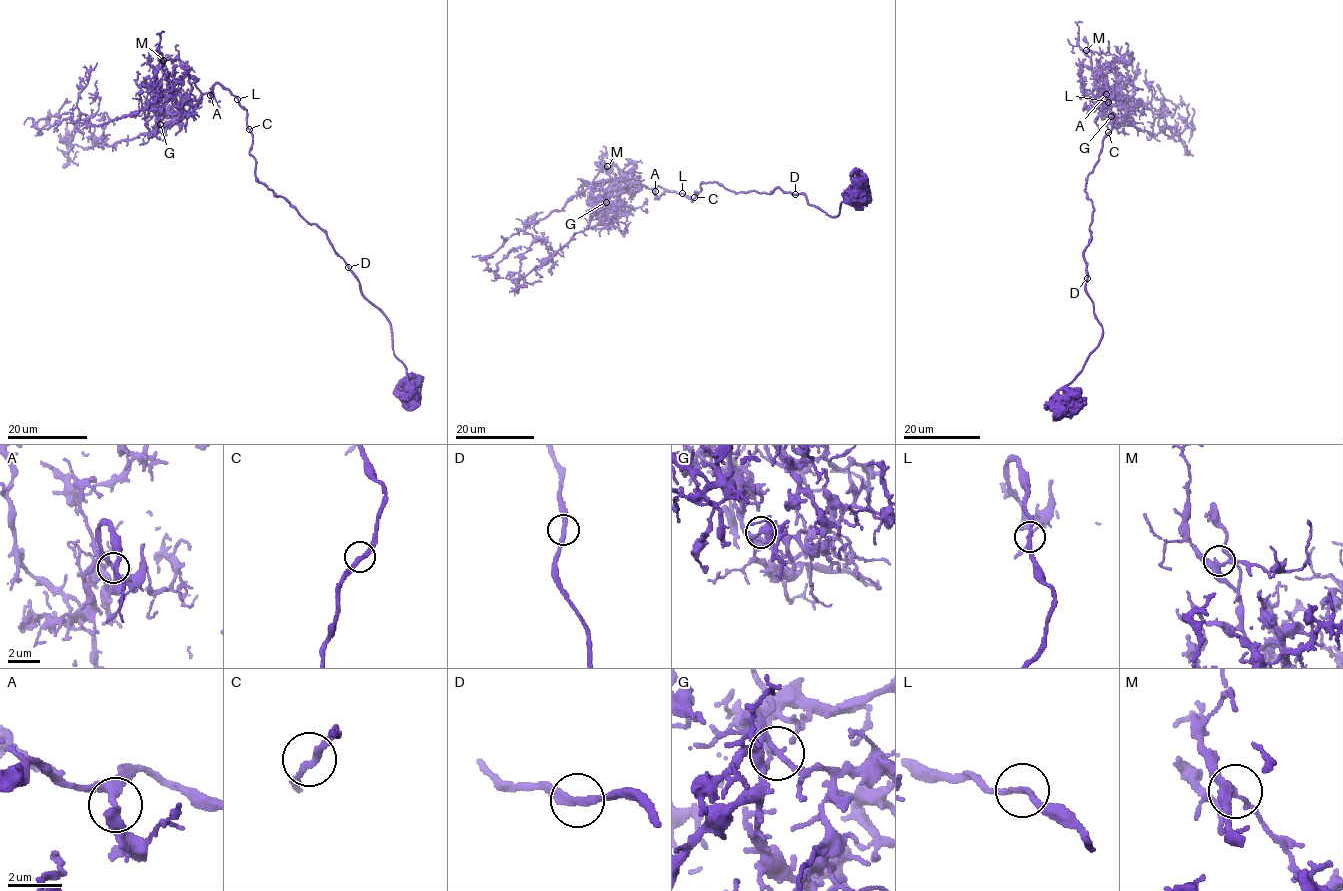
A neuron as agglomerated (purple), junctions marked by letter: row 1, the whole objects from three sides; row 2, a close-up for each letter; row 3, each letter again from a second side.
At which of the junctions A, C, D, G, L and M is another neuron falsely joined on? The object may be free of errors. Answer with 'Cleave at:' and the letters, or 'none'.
Cleave at: none

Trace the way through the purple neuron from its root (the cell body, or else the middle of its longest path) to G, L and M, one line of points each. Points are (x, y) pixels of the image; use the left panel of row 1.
G: (250, 130), (247, 110), (218, 83), (203, 94), (188, 113), (158, 113), (157, 124), (160, 124)
L: (250, 130), (247, 110), (238, 99)
M: (250, 130), (247, 110), (218, 83), (197, 100), (190, 93), (183, 96), (180, 87), (172, 90), (163, 60)

